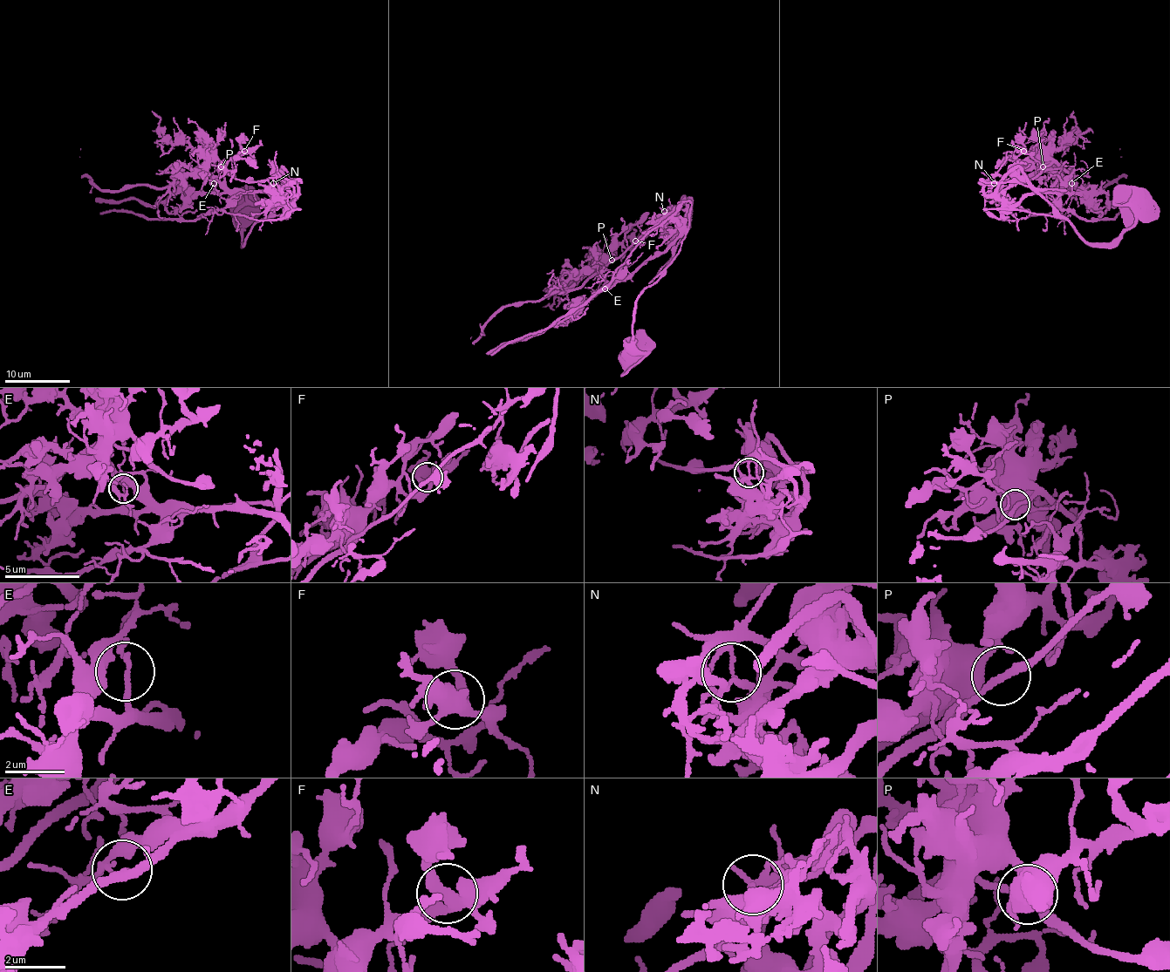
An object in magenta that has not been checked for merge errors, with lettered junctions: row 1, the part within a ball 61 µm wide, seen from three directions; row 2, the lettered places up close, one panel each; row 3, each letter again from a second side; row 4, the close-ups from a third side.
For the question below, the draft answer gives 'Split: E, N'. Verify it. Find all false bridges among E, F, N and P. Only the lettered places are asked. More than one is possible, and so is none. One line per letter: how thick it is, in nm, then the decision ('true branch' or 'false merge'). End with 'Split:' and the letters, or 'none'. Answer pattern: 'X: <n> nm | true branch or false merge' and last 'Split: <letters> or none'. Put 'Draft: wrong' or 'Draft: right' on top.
Draft: right
E: 140 nm | false merge
F: 400 nm | true branch
N: 160 nm | false merge
P: 220 nm | true branch
Split: E, N

